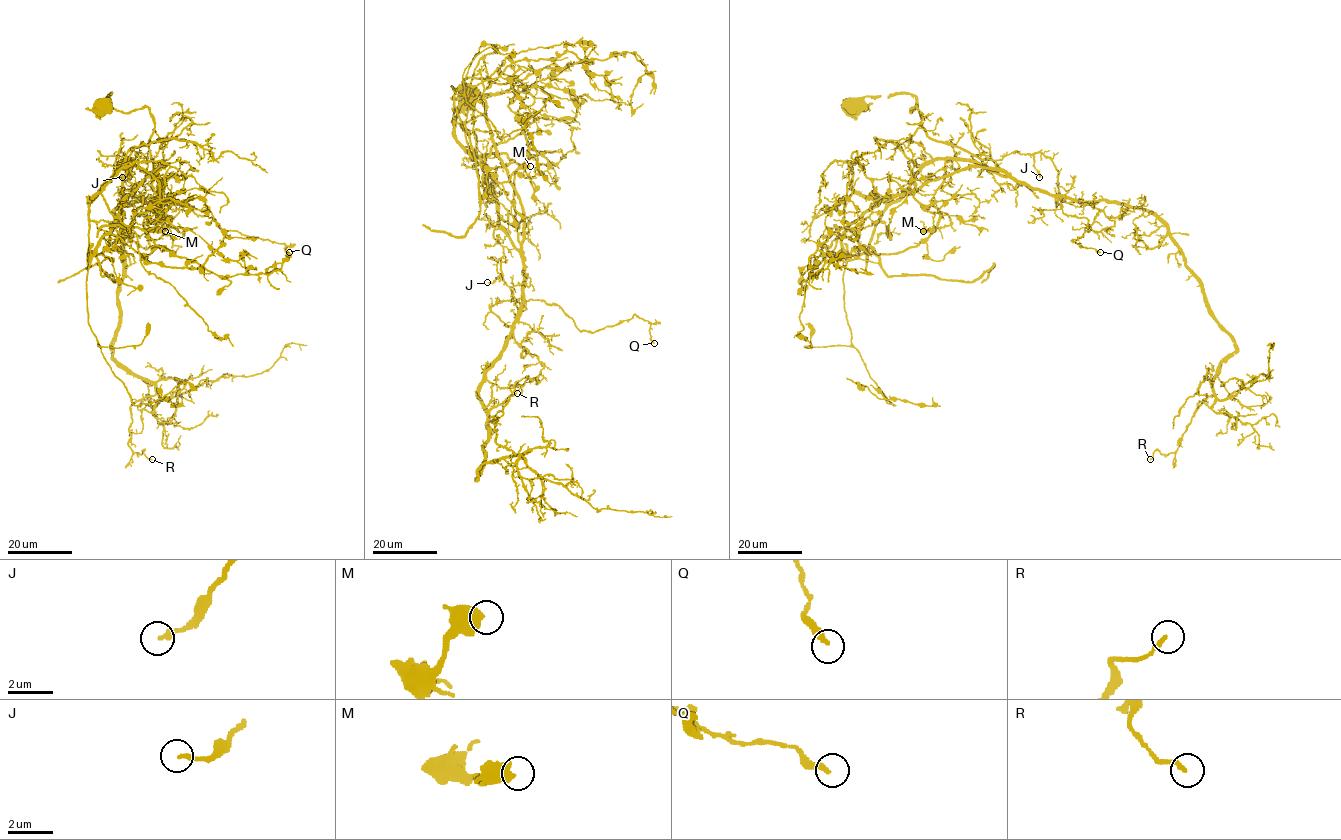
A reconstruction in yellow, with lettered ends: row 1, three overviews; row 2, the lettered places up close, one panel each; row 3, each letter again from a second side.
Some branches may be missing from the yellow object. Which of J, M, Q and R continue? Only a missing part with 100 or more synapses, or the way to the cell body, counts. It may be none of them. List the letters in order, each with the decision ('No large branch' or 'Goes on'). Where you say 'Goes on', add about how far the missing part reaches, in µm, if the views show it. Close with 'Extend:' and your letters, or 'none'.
J: No large branch
M: No large branch
Q: No large branch
R: No large branch
Extend: none

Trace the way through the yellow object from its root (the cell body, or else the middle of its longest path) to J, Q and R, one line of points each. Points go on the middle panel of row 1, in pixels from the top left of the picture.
J: (466, 97), (472, 158), (505, 154), (519, 165), (523, 291), (510, 325), (491, 309), (510, 288), (487, 282)
Q: (466, 97), (472, 158), (505, 154), (519, 165), (523, 298), (558, 305), (581, 331), (635, 315), (654, 343)
R: (466, 97), (472, 158), (519, 165), (523, 274), (479, 391), (477, 478), (521, 456), (493, 423), (517, 393)

